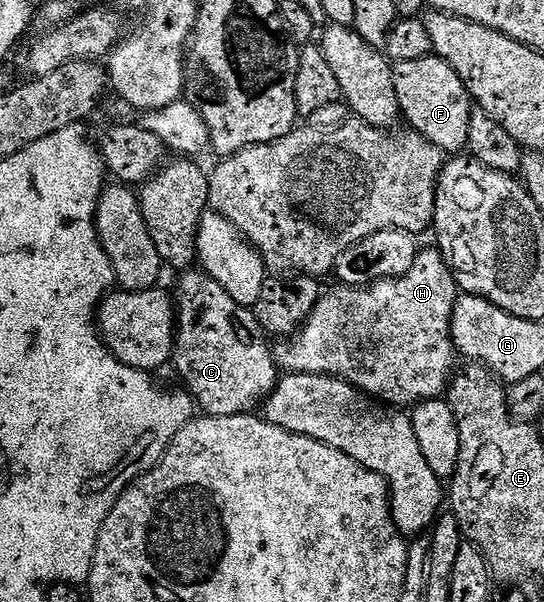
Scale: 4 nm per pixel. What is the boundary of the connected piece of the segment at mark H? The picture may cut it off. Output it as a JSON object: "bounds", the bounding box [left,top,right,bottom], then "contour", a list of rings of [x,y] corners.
{"bounds":[275,246,459,406],"contour":[[[430,246],[426,252],[425,249],[418,251],[417,256],[413,259],[411,270],[407,270],[407,274],[403,274],[397,280],[384,280],[360,290],[354,290],[348,286],[342,287],[340,290],[342,292],[327,293],[326,296],[314,306],[313,313],[309,316],[309,321],[302,326],[301,333],[294,338],[293,345],[291,345],[290,348],[285,344],[281,344],[278,348],[275,348],[275,360],[277,364],[289,374],[308,374],[310,376],[330,376],[336,378],[353,385],[354,388],[364,393],[366,397],[378,396],[379,399],[386,400],[389,404],[409,404],[408,406],[416,406],[422,402],[436,401],[438,397],[440,397],[437,395],[439,395],[440,392],[442,395],[442,393],[446,391],[447,385],[454,375],[453,360],[455,361],[455,350],[449,338],[449,322],[459,295],[456,279],[449,265],[442,260],[440,251],[433,246]]]}

